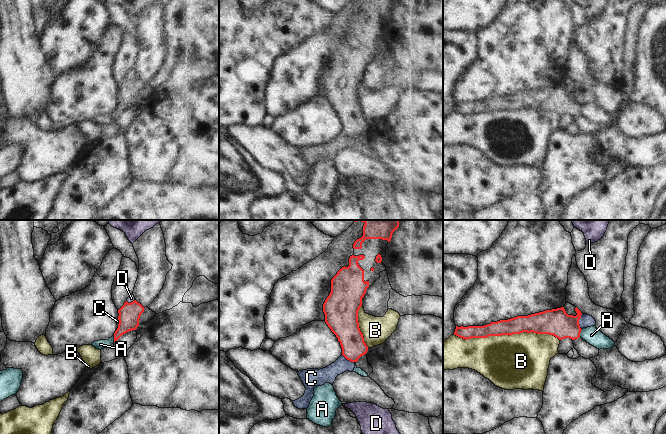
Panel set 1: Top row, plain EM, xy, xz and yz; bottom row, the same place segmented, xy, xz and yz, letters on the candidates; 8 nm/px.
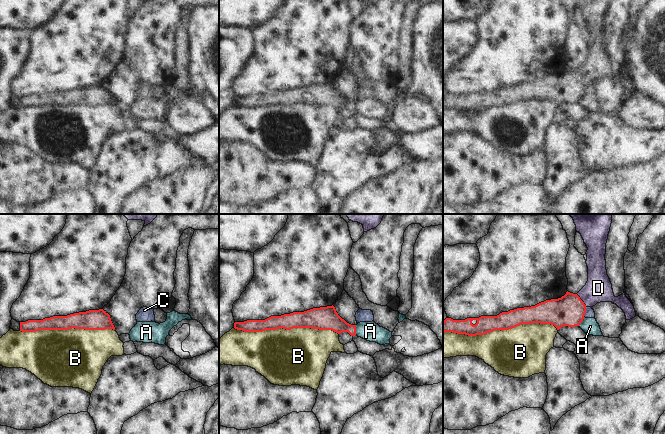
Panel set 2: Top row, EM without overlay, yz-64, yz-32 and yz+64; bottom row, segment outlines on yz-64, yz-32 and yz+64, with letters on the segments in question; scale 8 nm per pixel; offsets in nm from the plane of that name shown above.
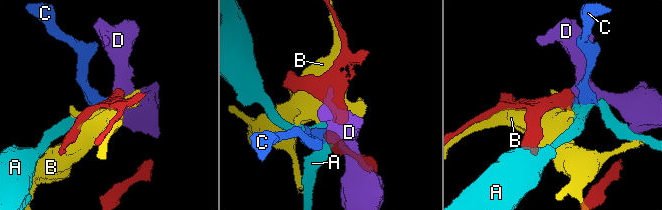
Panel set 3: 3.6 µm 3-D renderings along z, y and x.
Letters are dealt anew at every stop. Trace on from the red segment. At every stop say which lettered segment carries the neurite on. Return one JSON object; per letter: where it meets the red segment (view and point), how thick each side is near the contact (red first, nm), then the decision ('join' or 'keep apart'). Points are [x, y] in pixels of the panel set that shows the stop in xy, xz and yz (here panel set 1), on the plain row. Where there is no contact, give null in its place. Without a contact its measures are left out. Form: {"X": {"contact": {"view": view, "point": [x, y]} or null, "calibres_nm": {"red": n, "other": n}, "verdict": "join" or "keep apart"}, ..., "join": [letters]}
{"A": {"contact": {"view": "yz", "point": [580, 108]}, "calibres_nm": {"red": 220, "other": 140}, "verdict": "keep apart"}, "B": {"contact": {"view": "yz", "point": [506, 110]}, "calibres_nm": {"red": 150, "other": 440}, "verdict": "keep apart"}, "C": {"contact": {"view": "yz", "point": [578, 98]}, "calibres_nm": {"red": 220, "other": 100}, "verdict": "keep apart"}, "D": {"contact": {"view": "xy", "point": [131, 78]}, "calibres_nm": {"red": 180, "other": 60}, "verdict": "join"}, "join": ["D"]}

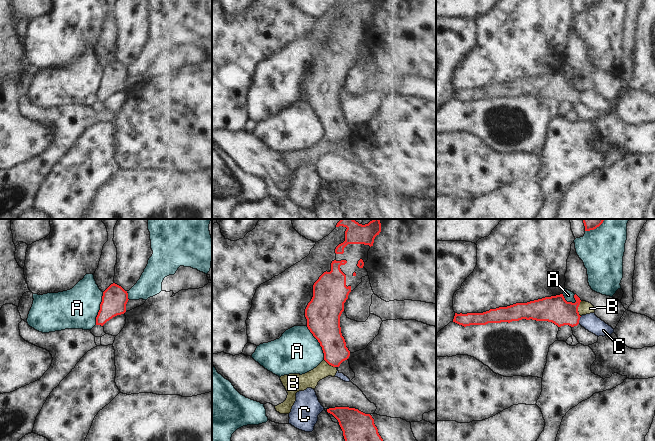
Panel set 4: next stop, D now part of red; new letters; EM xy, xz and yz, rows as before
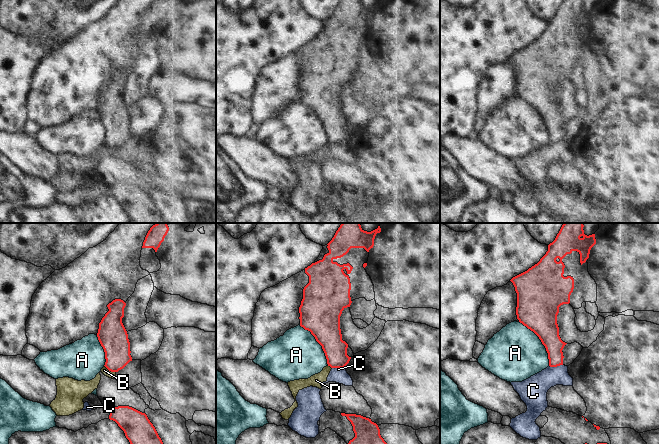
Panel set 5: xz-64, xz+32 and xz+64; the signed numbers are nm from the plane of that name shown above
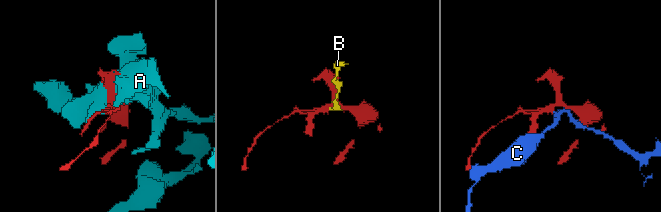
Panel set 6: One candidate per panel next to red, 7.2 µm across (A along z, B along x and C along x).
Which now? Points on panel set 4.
{"A": {"contact": {"view": "xz", "point": [319, 118]}, "calibres_nm": {"red": 280, "other": 360}, "verdict": "keep apart"}, "B": {"contact": {"view": "yz", "point": [577, 85]}, "calibres_nm": {"red": 220, "other": 100}, "verdict": "keep apart"}, "C": {"contact": {"view": "yz", "point": [579, 95]}, "calibres_nm": {"red": 220, "other": 140}, "verdict": "keep apart"}, "join": []}

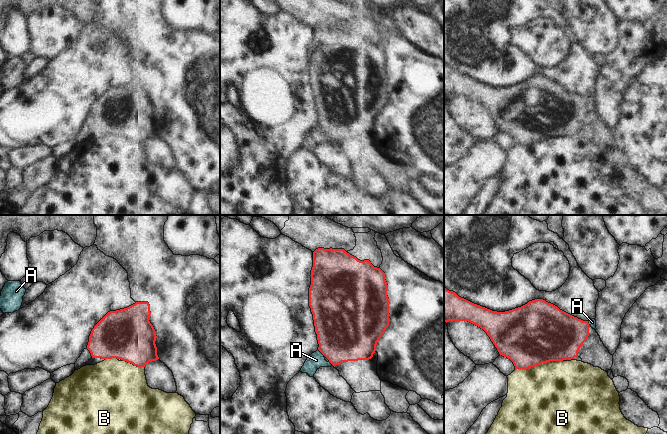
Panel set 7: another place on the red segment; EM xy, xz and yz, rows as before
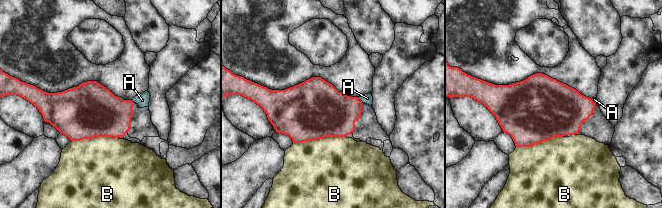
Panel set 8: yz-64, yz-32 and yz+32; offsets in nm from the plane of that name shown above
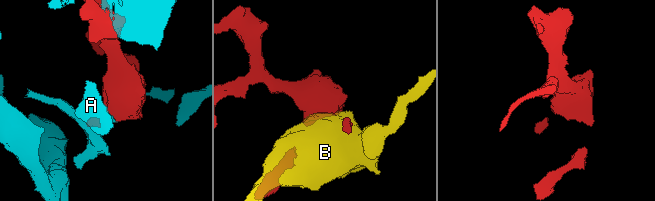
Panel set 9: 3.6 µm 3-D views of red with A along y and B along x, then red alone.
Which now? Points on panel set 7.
{"A": {"contact": {"view": "xz", "point": [321, 128]}, "calibres_nm": {"red": 460, "other": 130}, "verdict": "join"}, "B": {"contact": {"view": "yz", "point": [539, 140]}, "calibres_nm": {"red": 480, "other": 500}, "verdict": "keep apart"}, "join": ["A"]}

